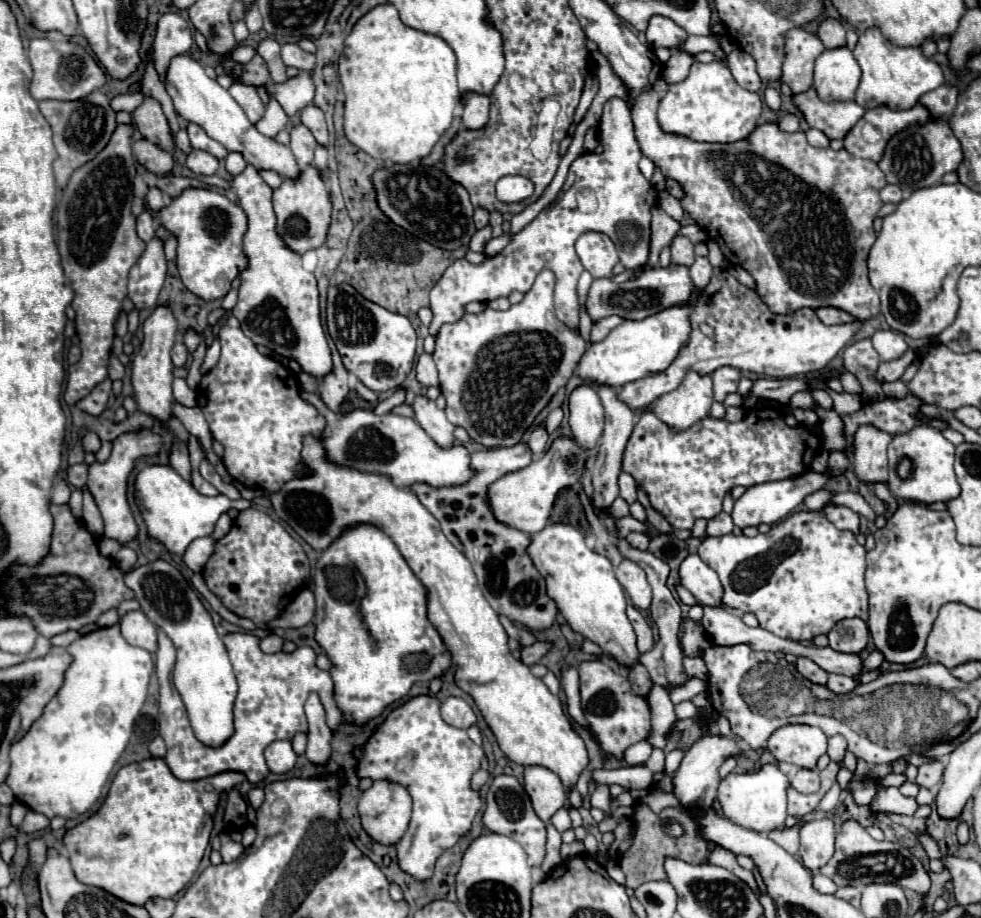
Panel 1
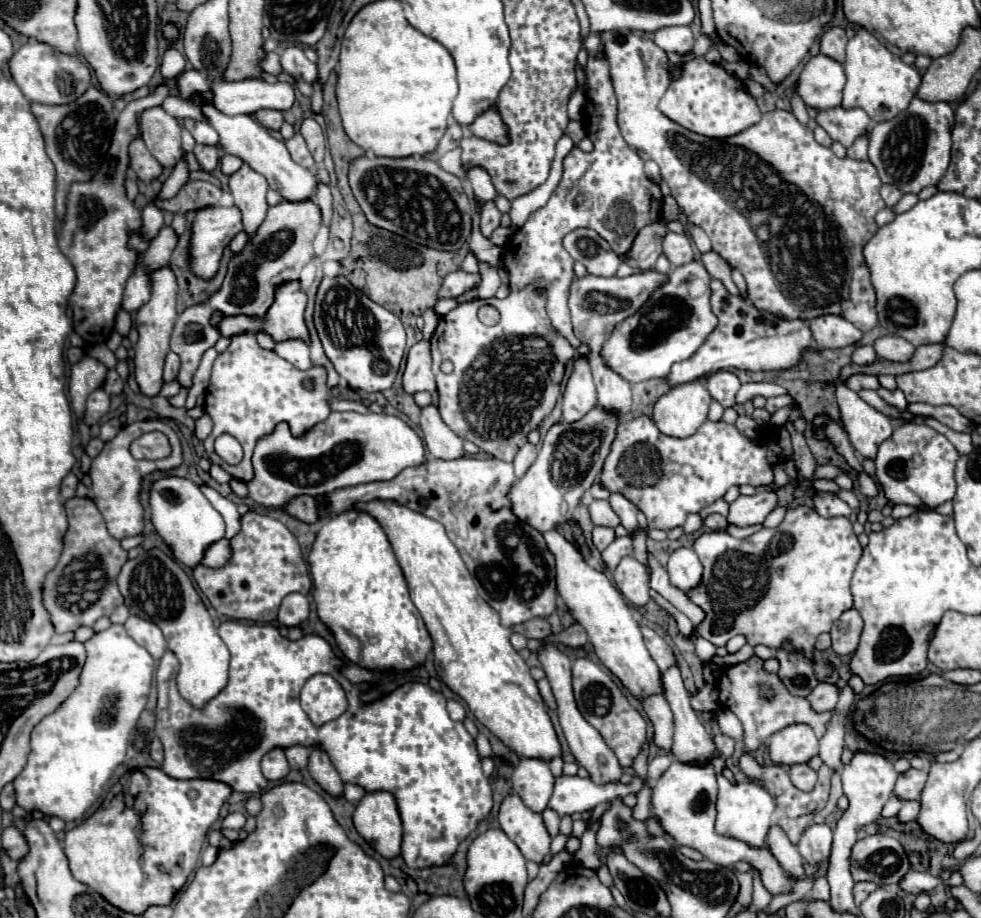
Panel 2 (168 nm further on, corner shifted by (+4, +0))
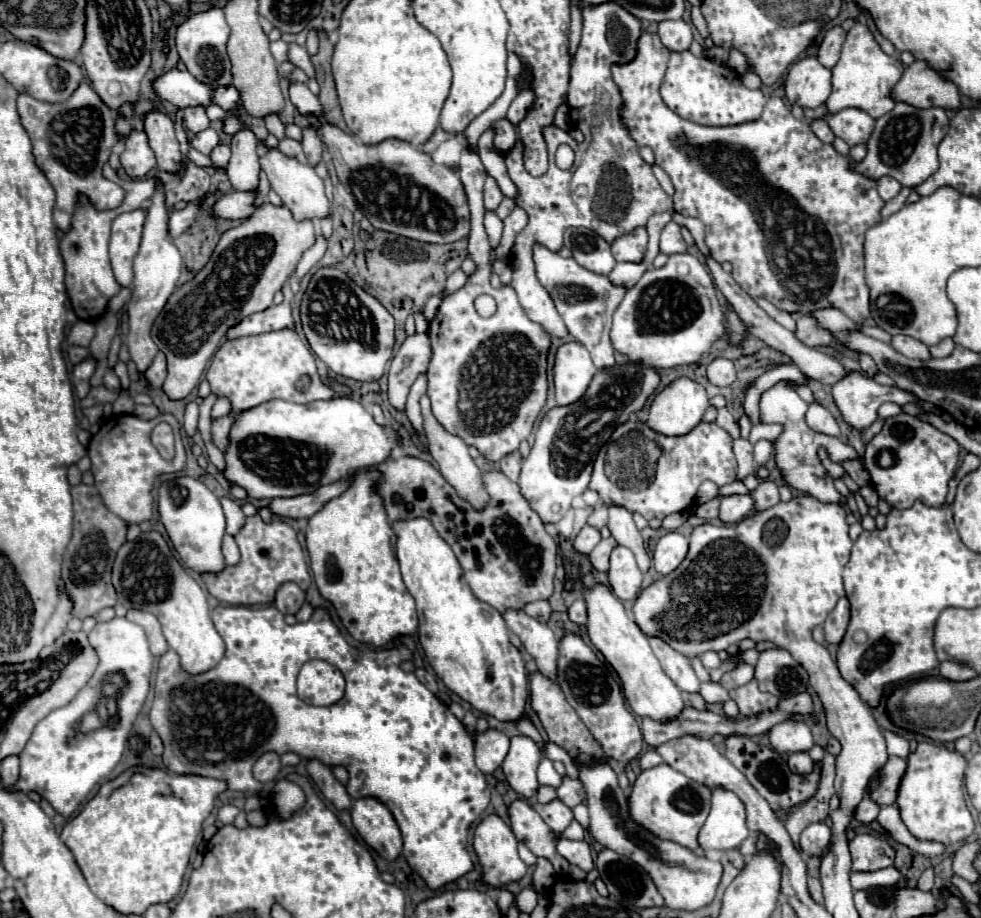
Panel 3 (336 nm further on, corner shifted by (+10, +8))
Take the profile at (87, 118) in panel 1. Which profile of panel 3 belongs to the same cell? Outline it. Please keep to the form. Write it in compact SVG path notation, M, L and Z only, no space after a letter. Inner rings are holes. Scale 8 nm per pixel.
M83 82L73 92L73 96L61 104L47 104L35 100L29 94L19 94L17 112L25 132L31 138L35 162L49 180L53 192L57 194L51 216L59 242L71 228L71 218L81 194L87 196L97 210L113 210L123 202L123 188L103 178L101 174L103 164L109 160L111 148L119 142L119 136L115 132L117 112L107 108L89 84Z

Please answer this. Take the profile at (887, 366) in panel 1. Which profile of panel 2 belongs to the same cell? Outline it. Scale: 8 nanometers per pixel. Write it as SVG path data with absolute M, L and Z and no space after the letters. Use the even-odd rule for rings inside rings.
M855 374L855 376L851 376L851 380L847 380L845 384L847 384L851 390L855 390L855 392L859 392L861 388L871 388L871 390L879 390L879 388L881 388L877 376L869 376L869 374Z

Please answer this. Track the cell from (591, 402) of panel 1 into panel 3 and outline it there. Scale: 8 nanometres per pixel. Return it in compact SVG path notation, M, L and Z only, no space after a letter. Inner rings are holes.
M579 342L561 344L555 354L555 366L553 366L557 404L567 406L577 402L585 394L595 372L597 368L591 360L589 350L583 344Z

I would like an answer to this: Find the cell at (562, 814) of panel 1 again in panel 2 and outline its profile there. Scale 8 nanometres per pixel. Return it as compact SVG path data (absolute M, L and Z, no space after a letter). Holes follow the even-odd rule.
M561 776L555 780L555 790L549 800L549 808L555 810L561 818L573 812L589 812L597 804L613 798L625 798L627 794L639 794L645 782L639 776L633 776L629 784L623 782L605 782L595 784L591 778L579 776Z

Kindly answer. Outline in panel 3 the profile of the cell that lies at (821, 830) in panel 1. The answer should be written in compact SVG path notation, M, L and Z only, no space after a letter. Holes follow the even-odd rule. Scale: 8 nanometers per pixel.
M811 824L801 832L801 850L805 856L823 856L831 844L831 830L829 826Z

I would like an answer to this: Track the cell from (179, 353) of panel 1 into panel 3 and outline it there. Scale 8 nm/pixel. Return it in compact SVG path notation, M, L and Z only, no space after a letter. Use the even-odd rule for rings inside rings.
M157 352L155 360L153 360L151 366L143 372L143 376L145 376L149 388L153 388L153 390L155 390L155 388L161 388L165 376L167 376L167 364L165 364L165 354L163 354L163 352Z

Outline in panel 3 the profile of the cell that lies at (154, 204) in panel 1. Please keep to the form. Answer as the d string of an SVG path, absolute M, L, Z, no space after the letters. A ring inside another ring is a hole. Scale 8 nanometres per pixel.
M143 210L127 212L113 220L109 256L119 286L131 286L133 282L133 258L139 250L143 222L145 222Z

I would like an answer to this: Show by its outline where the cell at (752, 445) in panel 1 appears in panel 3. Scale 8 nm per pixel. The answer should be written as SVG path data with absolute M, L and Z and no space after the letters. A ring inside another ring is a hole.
M629 420L611 434L609 442L601 448L599 456L595 458L589 488L599 494L605 506L621 506L629 512L639 512L647 520L651 518L663 520L665 516L673 512L689 510L695 504L695 496L697 496L701 482L711 480L717 486L725 486L737 478L737 460L733 456L731 444L733 444L733 438L723 428L719 428L715 422L701 422L689 434L669 438L669 436L663 436L651 430L643 422Z

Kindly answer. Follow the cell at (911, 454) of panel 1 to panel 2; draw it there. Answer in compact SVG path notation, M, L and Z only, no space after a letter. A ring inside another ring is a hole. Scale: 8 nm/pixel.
M905 424L897 428L891 438L887 438L879 446L879 454L875 458L877 480L885 492L885 496L893 504L911 504L935 508L955 496L955 480L953 468L959 458L955 446L939 432L925 424Z

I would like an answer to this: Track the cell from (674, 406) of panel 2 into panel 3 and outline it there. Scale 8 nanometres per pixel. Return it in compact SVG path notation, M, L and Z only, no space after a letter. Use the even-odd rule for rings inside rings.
M677 378L655 396L647 426L665 436L683 436L703 420L707 406L709 398L701 384Z

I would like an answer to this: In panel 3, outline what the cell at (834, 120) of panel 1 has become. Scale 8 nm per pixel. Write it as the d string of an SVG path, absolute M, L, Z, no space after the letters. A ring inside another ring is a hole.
M845 108L837 114L827 114L825 120L831 126L833 134L843 138L849 146L867 142L875 128L875 118L857 108Z

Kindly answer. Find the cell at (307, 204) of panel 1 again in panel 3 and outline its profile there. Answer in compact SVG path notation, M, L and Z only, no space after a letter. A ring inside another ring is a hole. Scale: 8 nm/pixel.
M269 202L257 208L257 212L253 212L239 226L227 230L221 236L209 262L195 274L193 280L185 282L169 296L165 308L161 310L151 328L153 342L167 356L167 378L163 384L163 392L169 396L169 400L181 400L191 394L191 390L201 382L201 376L209 366L213 354L217 352L219 342L227 334L227 330L239 324L243 318L267 310L273 304L275 292L281 290L287 276L293 274L303 252L309 250L313 244L315 244L315 228L311 220L297 222L291 216L289 208L273 206Z

